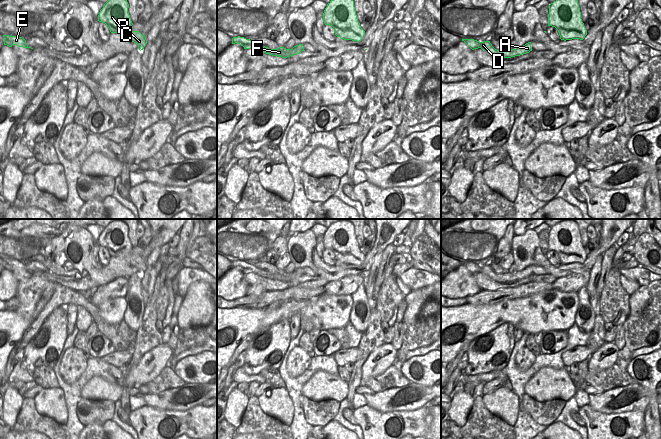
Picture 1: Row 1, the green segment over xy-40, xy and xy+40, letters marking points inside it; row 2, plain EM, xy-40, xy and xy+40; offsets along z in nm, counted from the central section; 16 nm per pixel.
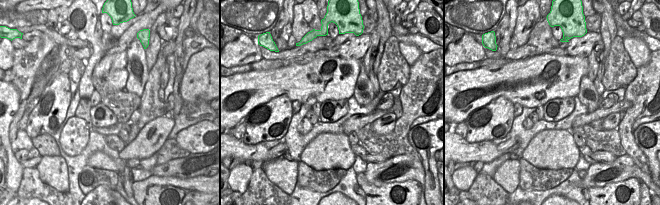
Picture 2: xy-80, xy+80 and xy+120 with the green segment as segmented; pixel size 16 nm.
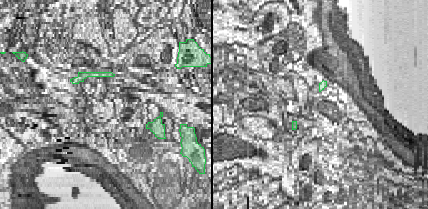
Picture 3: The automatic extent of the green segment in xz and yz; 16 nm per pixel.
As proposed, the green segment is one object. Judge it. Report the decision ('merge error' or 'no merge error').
merge error

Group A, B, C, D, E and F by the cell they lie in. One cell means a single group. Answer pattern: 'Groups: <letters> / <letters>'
Groups: A B C / D E F

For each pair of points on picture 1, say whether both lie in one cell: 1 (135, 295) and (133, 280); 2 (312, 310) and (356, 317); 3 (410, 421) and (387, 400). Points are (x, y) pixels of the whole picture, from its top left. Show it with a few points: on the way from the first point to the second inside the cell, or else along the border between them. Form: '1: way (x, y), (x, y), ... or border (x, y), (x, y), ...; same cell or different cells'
1: way (134, 291), (134, 284); same cell
2: border (351, 295), (352, 308), (348, 321); different cells
3: border (421, 406), (413, 410), (385, 412), (375, 410); different cells

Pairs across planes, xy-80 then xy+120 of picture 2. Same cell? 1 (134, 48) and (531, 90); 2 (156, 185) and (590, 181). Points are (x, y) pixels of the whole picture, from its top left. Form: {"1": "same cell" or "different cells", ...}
{"1": "different cells", "2": "different cells"}

